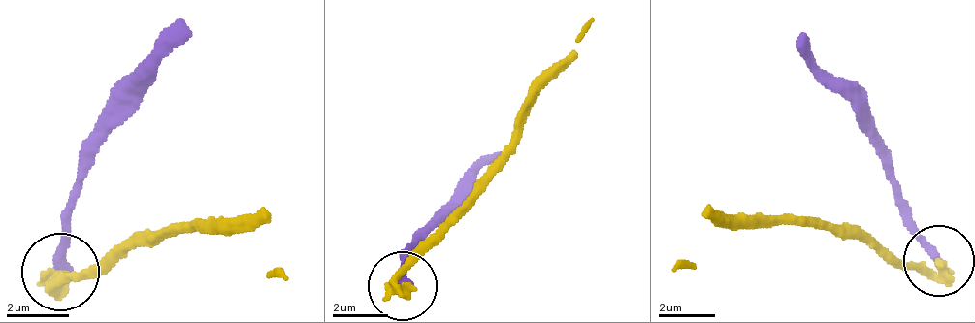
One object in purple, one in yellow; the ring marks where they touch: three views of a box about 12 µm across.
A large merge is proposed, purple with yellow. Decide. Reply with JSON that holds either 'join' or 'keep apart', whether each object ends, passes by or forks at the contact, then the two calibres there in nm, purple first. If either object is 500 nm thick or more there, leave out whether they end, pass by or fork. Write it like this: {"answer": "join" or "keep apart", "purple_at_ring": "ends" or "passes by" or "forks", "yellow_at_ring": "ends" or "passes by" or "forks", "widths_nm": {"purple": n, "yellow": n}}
{"answer": "keep apart", "purple_at_ring": "ends", "yellow_at_ring": "ends", "widths_nm": {"purple": 320, "yellow": 480}}

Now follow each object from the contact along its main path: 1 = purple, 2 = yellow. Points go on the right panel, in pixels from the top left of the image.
1: (937, 263), (888, 148), (813, 61), (807, 31)
2: (937, 263), (895, 269), (820, 223), (703, 219), (697, 262), (675, 269)

